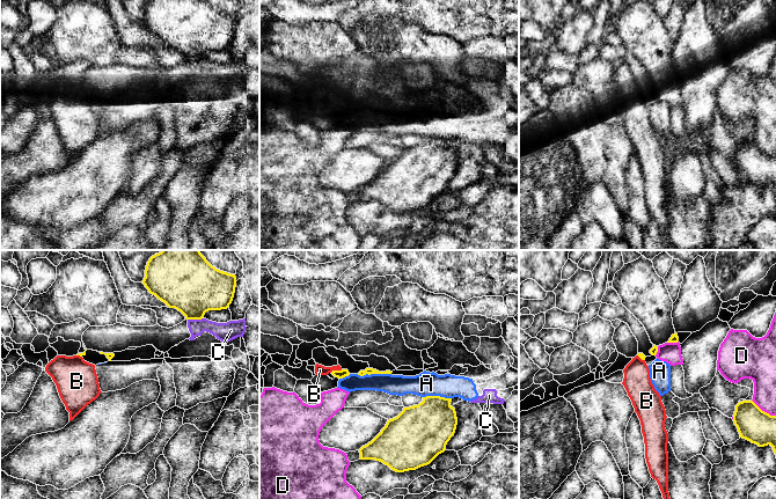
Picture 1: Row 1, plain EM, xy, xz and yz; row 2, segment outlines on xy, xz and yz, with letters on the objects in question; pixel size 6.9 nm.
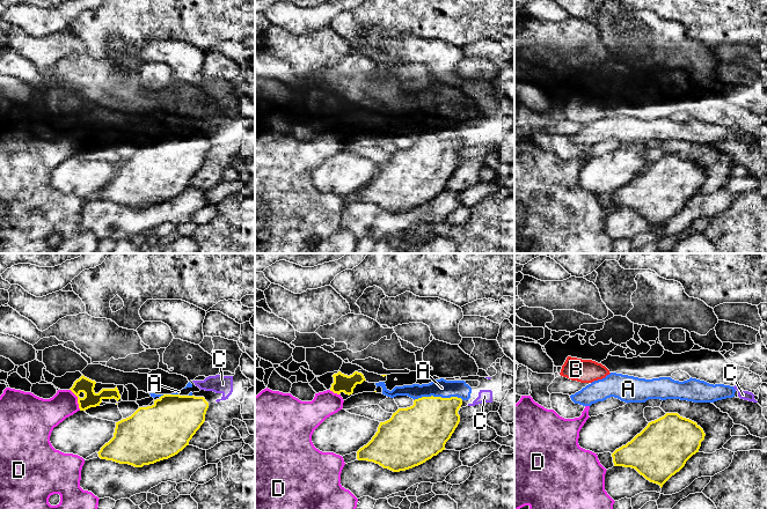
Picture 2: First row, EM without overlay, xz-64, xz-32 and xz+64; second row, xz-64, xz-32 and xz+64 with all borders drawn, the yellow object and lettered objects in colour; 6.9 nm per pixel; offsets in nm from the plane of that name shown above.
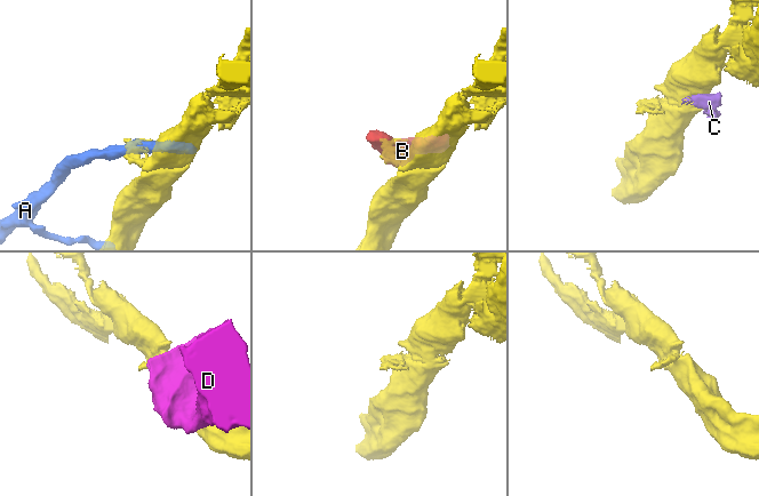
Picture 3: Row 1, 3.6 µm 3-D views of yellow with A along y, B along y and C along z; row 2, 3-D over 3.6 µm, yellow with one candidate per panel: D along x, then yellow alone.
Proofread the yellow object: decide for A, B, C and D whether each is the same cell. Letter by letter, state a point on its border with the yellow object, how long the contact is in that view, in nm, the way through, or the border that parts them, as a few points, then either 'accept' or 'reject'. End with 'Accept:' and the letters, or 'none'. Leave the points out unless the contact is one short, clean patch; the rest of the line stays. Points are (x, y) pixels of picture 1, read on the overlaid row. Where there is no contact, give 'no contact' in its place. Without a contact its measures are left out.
A: contact xz (373, 373); length 240 nm; border xz (390, 373), (357, 374); reject
B: contact xz (336, 371); length 90 nm; border xz (342, 369), (332, 369), (330, 372); reject
C: contact xy (195, 318); length 110 nm; border xy (203, 317), (188, 320); reject
D: contact yz (763, 411); length 200 nm; border yz (752, 400), (762, 410), (775, 416); reject
Accept: none

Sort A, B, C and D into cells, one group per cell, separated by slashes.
A C / B / D

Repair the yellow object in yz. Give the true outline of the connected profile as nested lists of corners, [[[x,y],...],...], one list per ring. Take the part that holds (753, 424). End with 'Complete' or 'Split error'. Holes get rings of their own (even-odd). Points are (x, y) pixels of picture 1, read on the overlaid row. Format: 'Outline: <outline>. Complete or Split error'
Outline: [[[742,401],[735,405],[733,421],[740,438],[759,447],[770,445],[776,455],[776,416],[762,411],[753,401]]]. Complete

